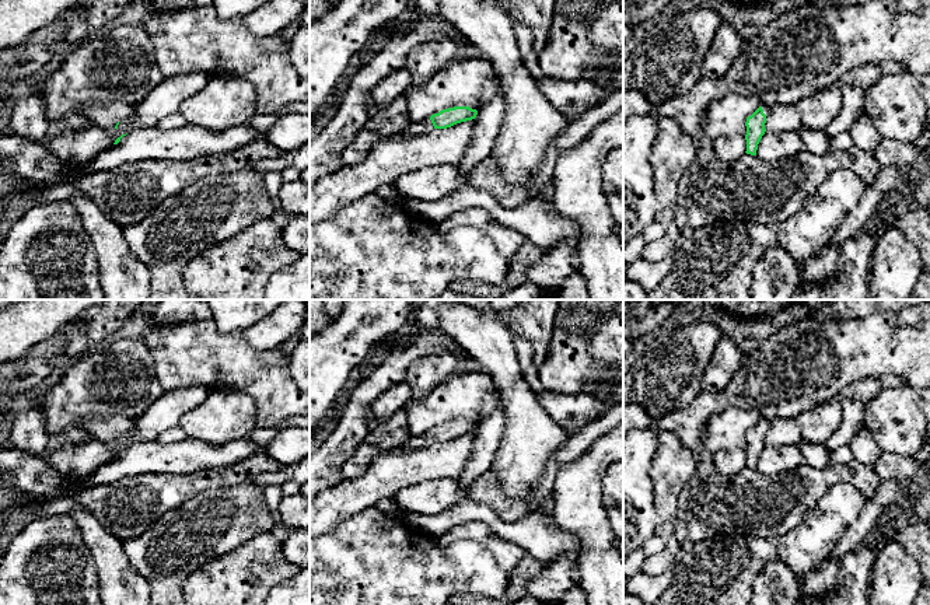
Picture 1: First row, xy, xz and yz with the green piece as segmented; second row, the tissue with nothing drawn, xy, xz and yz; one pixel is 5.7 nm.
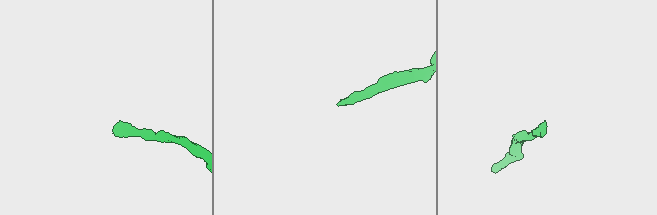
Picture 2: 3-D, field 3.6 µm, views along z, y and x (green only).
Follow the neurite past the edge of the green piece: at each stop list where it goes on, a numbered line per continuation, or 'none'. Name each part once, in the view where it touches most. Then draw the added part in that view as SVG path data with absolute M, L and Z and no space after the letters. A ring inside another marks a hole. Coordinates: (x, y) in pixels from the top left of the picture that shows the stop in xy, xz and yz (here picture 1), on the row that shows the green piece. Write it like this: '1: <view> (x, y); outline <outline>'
1: xz (425, 126); outline M429 118L417 123L410 122L401 133L403 136L420 136L420 134L431 133L434 130L436 129Z

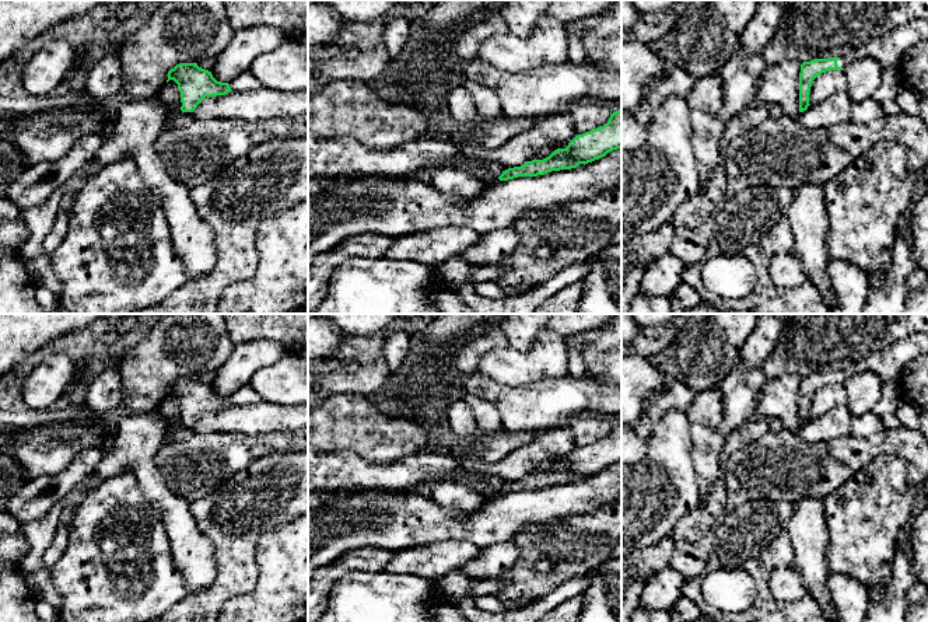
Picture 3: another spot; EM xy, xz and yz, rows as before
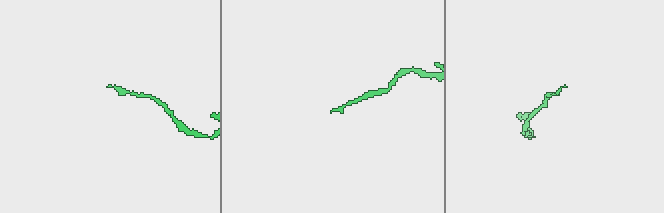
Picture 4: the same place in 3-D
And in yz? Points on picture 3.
1: yz (888, 49); outline M914 20L885 36L872 39L850 55L837 59L837 66L844 69L845 66L865 57L878 60L882 67L899 66L904 50L927 38L928 22L924 20Z

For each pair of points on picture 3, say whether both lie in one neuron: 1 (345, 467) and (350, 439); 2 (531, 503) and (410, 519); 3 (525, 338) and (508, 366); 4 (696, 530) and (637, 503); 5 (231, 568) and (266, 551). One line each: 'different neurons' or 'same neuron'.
1: different neurons
2: same neuron
3: different neurons
4: different neurons
5: different neurons

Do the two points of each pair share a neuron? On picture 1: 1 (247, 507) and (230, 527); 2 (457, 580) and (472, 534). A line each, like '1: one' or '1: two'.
1: one
2: two

